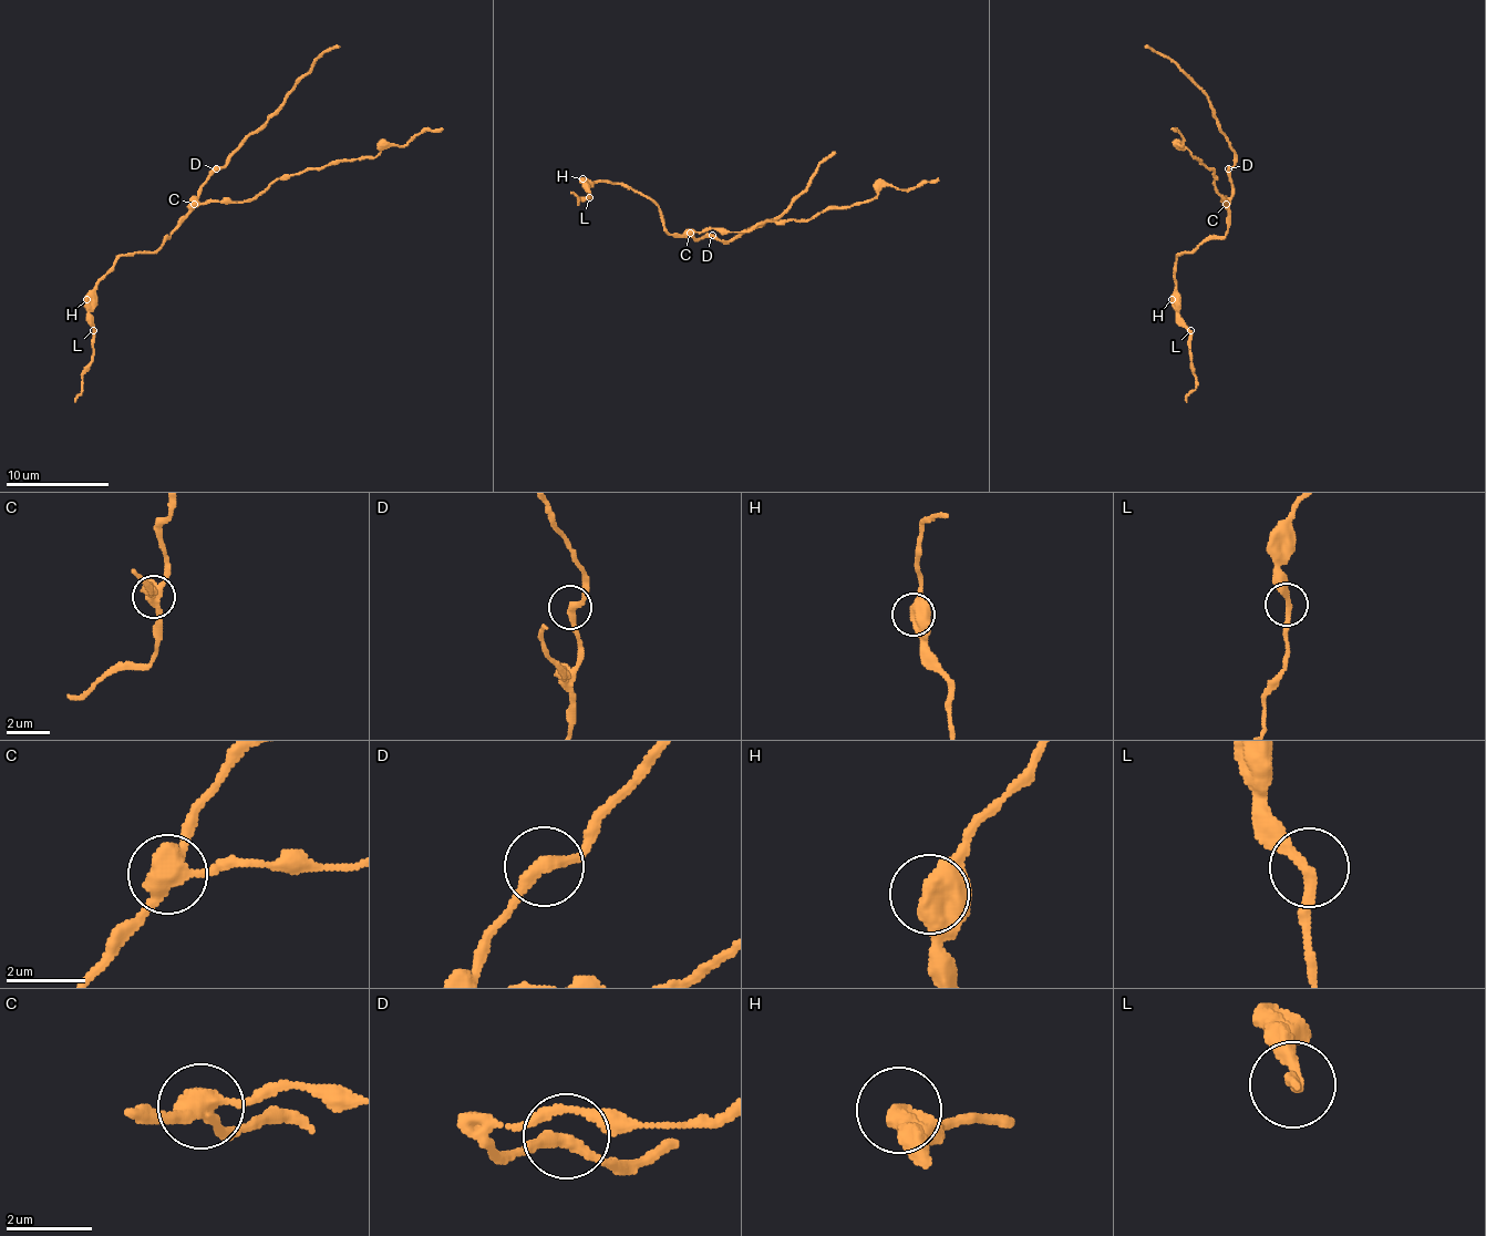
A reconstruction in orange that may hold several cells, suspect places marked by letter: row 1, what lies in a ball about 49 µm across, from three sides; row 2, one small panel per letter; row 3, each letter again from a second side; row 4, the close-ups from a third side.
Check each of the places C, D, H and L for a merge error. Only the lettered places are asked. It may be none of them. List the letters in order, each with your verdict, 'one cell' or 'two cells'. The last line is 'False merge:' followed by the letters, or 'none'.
C: two cells
D: one cell
H: one cell
L: one cell
False merge: C

